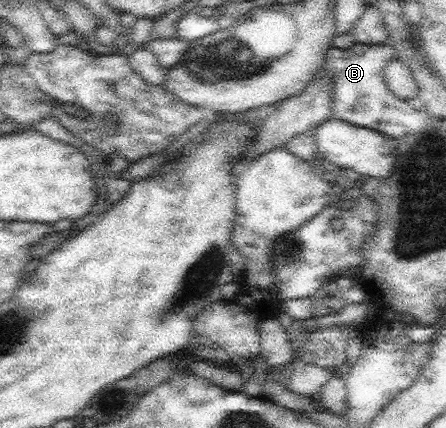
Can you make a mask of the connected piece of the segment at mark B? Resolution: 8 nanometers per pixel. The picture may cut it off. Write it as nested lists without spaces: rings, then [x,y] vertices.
[[[389,42],[380,45],[356,43],[348,50],[330,47],[321,70],[331,75],[333,79],[333,117],[357,124],[358,127],[379,131],[397,140],[424,131],[430,120],[427,110],[418,111],[409,100],[398,99],[389,93],[384,68],[395,58],[397,58],[396,50]]]

